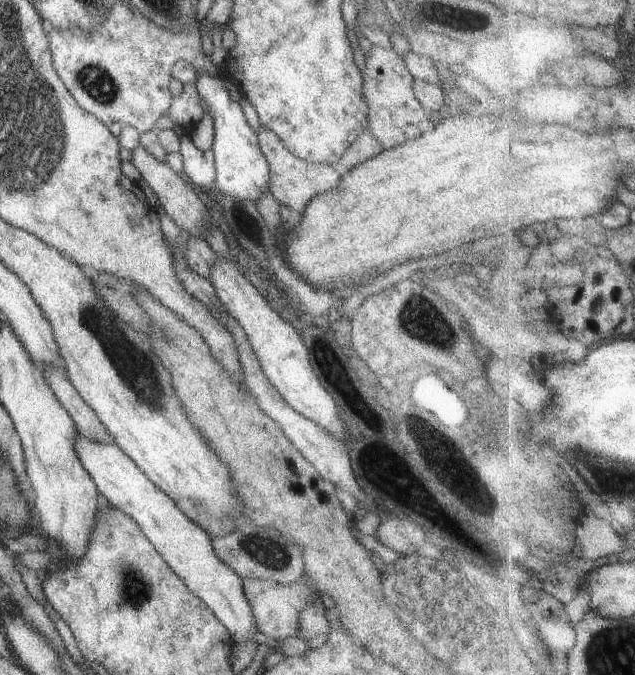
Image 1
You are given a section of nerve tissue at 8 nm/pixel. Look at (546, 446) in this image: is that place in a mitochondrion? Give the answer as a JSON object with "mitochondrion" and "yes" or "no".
{"mitochondrion":"no"}

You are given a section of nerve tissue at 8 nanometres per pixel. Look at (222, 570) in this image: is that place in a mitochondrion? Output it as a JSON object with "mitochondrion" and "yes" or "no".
{"mitochondrion":"no"}

